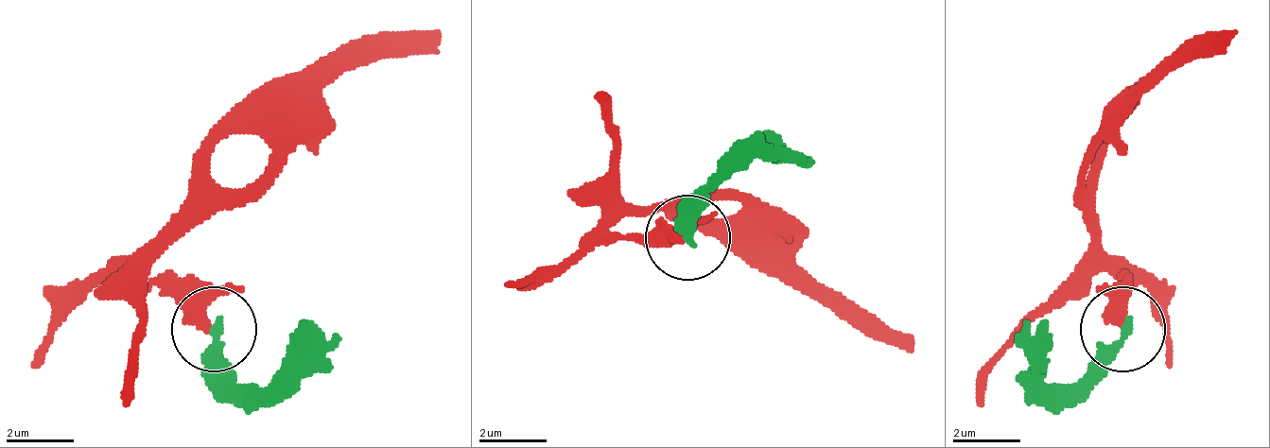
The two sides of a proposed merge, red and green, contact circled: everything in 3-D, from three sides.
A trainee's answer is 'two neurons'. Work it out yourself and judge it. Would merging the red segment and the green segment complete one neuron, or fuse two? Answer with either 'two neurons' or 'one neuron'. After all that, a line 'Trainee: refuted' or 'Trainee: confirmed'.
two neurons
Trainee: confirmed

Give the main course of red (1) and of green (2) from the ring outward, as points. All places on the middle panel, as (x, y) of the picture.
1: (685, 240), (617, 223), (702, 198), (744, 206), (829, 291), (889, 325), (914, 351)
2: (685, 240), (685, 215), (736, 163), (812, 163)

